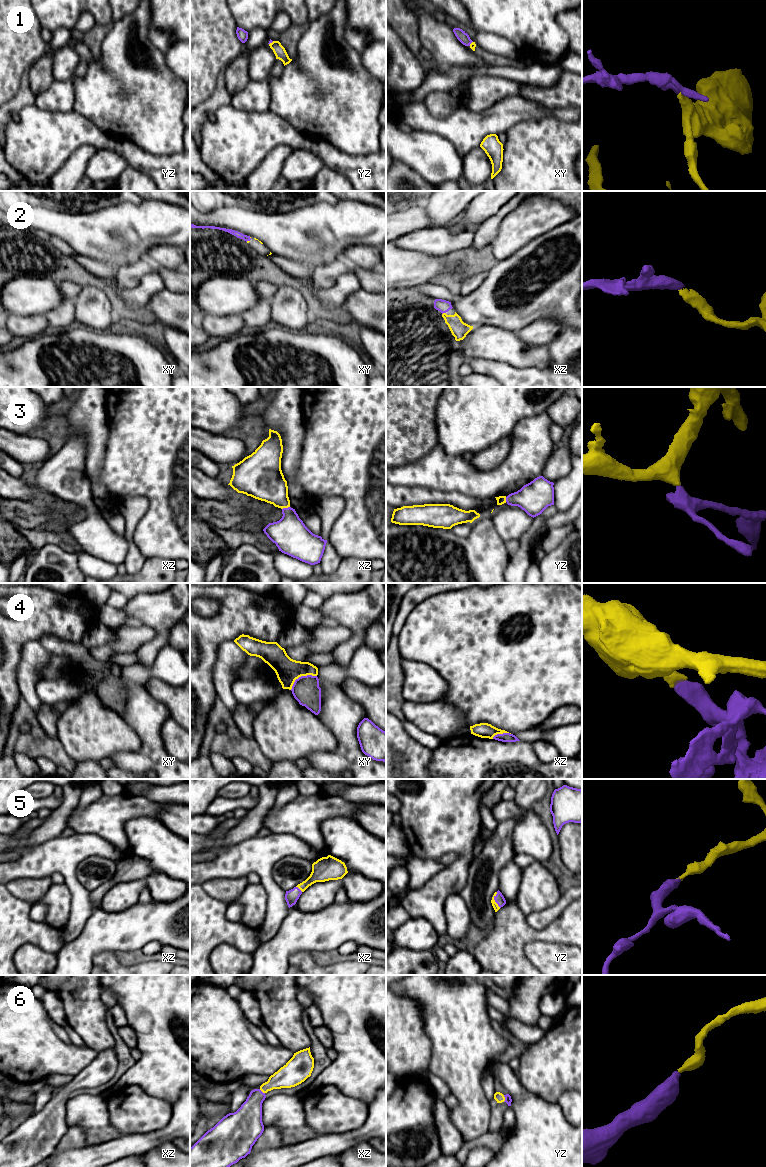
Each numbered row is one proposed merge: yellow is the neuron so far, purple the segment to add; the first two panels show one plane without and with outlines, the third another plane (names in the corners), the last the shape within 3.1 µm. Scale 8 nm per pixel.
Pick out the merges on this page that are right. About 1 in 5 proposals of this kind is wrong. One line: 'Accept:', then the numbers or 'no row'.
Accept: 1, 2, 3, 5, 6

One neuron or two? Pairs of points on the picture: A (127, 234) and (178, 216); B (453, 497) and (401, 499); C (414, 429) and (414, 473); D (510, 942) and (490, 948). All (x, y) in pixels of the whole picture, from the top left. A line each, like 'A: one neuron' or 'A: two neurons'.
A: one neuron
B: one neuron
C: two neurons
D: one neuron

